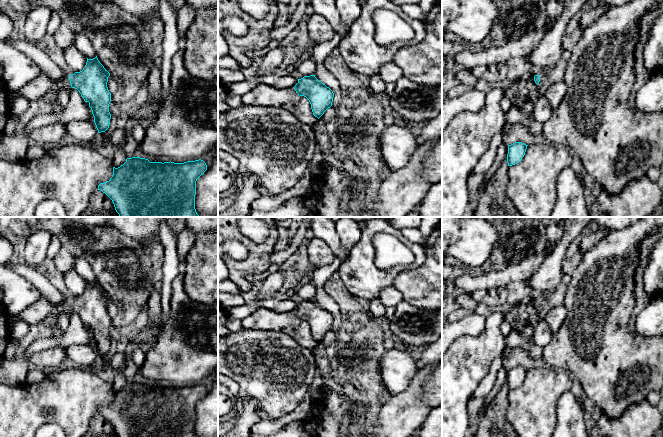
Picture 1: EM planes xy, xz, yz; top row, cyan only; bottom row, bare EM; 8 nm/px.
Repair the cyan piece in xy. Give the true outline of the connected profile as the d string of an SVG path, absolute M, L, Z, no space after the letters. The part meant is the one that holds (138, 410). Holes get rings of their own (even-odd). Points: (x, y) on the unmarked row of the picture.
M140 381L127 382L118 392L113 391L109 405L100 407L98 414L113 426L117 437L197 437L195 433L196 405L207 394L199 383L184 387L150 386Z

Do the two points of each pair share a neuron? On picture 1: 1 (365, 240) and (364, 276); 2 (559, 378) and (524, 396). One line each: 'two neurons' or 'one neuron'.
1: one neuron
2: one neuron

